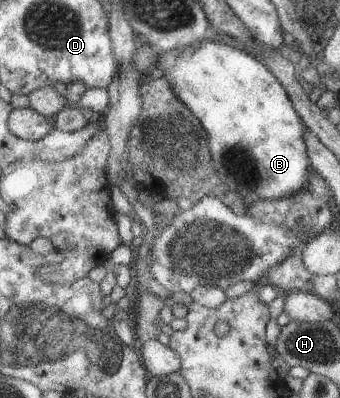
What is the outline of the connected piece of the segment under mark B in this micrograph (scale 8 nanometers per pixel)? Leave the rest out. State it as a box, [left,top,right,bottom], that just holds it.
[152,40,312,206]

